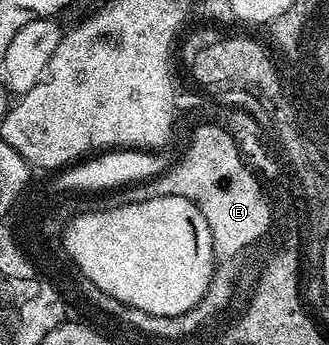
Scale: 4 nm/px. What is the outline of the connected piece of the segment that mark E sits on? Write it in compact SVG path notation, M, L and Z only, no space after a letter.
M212 127L198 131L192 151L185 162L168 174L110 190L104 196L106 208L119 205L135 205L143 201L155 201L155 197L183 197L191 201L203 213L211 229L211 237L217 235L217 243L229 243L229 255L265 229L270 210L262 203L265 188L250 164L237 158L229 137Z

